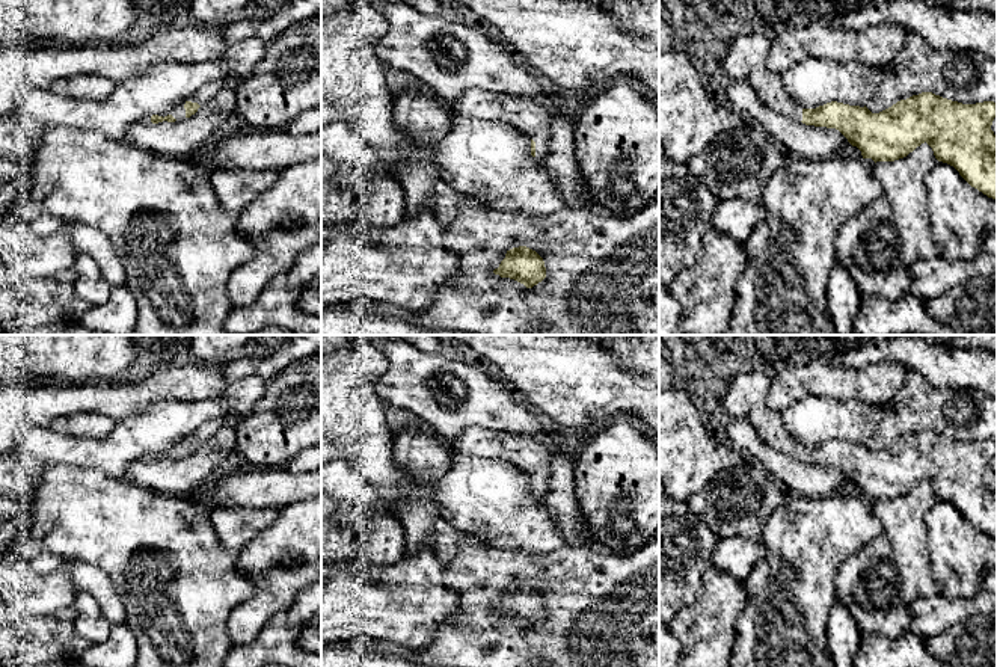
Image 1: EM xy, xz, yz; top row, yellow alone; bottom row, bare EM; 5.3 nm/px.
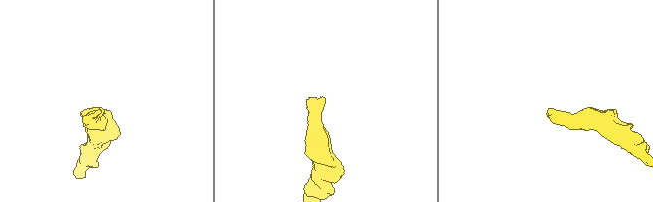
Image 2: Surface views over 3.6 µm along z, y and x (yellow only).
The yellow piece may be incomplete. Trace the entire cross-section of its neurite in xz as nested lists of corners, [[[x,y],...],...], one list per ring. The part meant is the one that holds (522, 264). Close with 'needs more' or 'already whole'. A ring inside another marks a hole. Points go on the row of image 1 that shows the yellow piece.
[[[519,246],[507,251],[505,258],[493,273],[532,288],[546,278],[546,267],[543,258],[535,251]]] | already whole

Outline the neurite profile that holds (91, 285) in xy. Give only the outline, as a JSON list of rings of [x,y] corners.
[[[77,254],[72,269],[77,275],[75,291],[80,297],[92,305],[103,305],[109,300],[112,287],[94,258]]]

